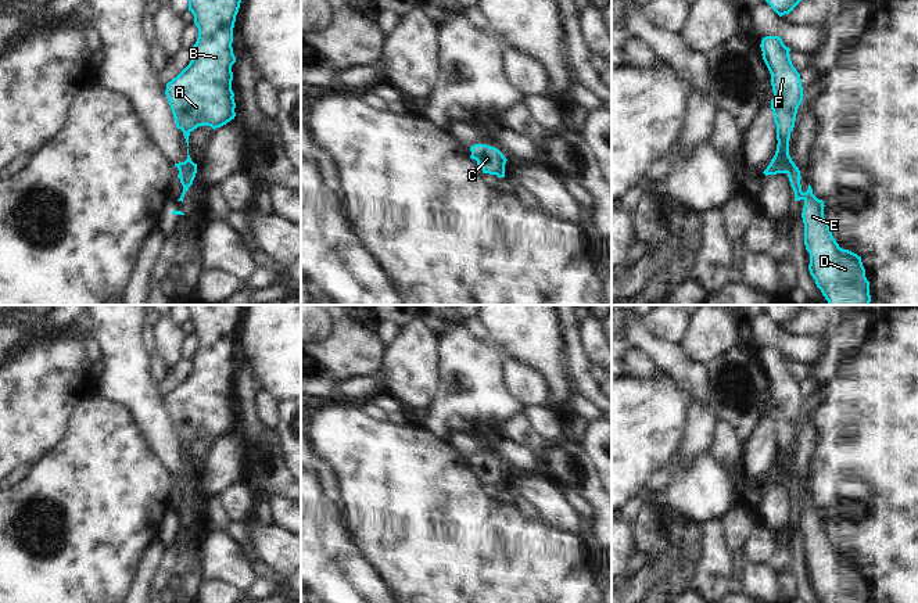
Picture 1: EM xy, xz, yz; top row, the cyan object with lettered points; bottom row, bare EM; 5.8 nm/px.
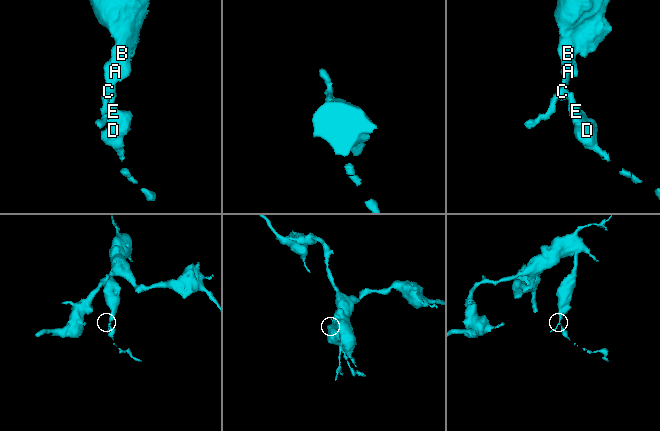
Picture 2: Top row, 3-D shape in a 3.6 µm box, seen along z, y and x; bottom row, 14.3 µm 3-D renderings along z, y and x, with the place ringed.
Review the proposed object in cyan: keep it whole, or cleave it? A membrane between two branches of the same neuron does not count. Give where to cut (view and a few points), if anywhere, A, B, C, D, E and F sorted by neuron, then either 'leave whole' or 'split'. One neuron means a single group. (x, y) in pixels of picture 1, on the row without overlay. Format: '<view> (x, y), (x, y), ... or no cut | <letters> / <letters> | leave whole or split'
xy (192, 472), (179, 485) | A B C F / D E | split

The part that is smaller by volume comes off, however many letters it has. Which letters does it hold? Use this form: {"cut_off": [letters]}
{"cut_off": ["D", "E"]}

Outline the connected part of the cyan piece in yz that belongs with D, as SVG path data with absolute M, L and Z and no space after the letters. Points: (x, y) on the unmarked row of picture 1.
M793 471L788 478L788 488L795 502L796 512L804 512L802 523L804 534L804 556L810 564L808 581L815 591L817 597L821 603L869 603L869 592L865 588L861 567L839 557L832 546L828 532L824 528L824 512L818 510L813 505L810 495L806 503L802 502L800 481Z

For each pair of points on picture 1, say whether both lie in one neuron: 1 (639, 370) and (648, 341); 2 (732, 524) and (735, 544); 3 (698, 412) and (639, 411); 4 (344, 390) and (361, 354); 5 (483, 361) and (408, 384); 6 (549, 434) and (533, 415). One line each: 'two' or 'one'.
1: two
2: one
3: two
4: two
5: two
6: one

